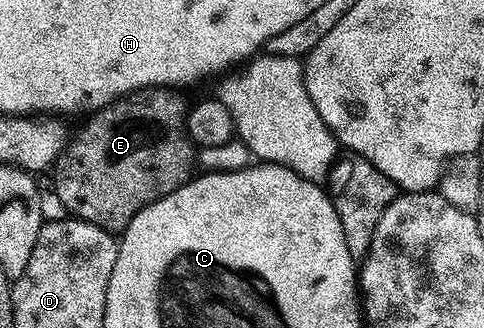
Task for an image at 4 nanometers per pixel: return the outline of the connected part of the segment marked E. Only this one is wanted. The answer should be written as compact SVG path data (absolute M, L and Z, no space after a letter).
M164 86L135 90L133 94L109 102L87 117L90 119L79 128L75 138L73 135L67 141L52 167L54 190L67 215L83 218L101 230L121 232L136 216L136 212L190 181L196 170L196 147L190 141L186 128L188 102L178 94L181 93L177 89Z

